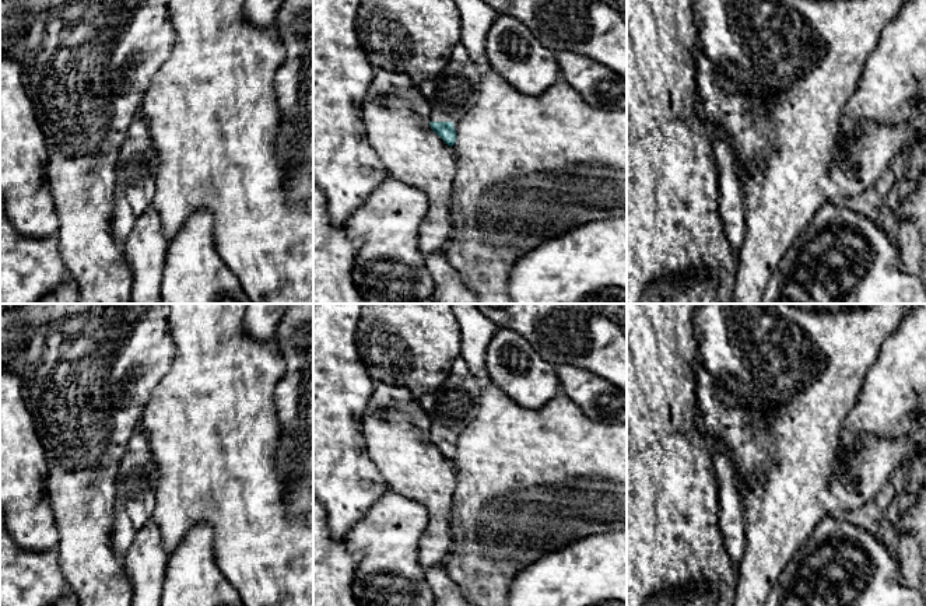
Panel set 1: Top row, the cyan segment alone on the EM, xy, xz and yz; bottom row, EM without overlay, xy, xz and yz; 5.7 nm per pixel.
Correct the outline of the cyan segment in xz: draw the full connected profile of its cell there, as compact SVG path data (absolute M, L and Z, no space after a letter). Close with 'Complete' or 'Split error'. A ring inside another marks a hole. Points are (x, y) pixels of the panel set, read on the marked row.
M460 43L455 48L446 67L434 78L436 90L428 99L429 126L450 147L456 141L453 125L459 123L476 104L481 77Z. Split error

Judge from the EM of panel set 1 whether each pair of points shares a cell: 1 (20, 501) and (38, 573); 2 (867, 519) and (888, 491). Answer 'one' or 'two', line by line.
1: two
2: one

